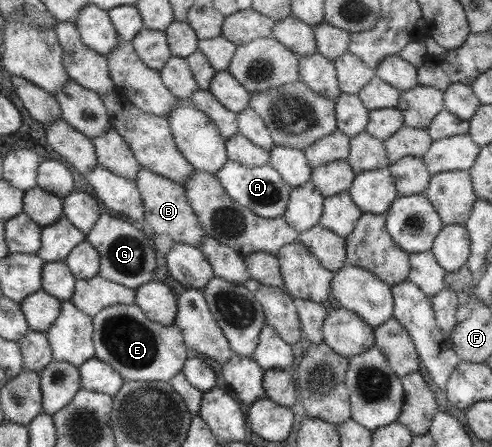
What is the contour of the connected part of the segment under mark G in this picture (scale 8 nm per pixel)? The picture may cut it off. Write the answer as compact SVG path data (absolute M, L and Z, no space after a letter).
M112 212L104 213L95 223L86 240L100 253L100 275L103 278L137 290L143 283L150 283L153 270L157 268L157 254L149 244L147 234L137 227L136 222Z

